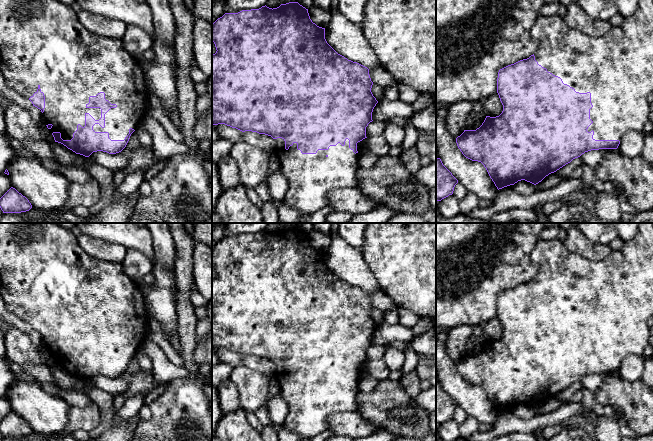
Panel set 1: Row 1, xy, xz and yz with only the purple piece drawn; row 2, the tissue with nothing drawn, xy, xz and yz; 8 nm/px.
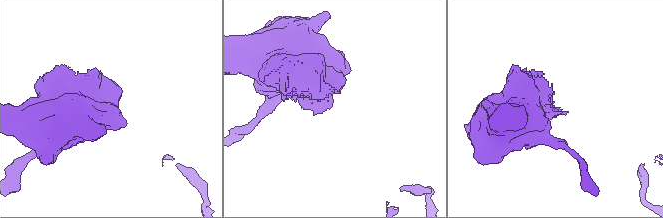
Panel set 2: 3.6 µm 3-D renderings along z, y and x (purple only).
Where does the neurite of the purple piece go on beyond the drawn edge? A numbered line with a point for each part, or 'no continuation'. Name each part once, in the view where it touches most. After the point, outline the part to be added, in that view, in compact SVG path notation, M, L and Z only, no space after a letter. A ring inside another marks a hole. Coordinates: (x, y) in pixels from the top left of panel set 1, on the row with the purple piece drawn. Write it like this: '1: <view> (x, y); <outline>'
1: xy (42, 42); M0 0L0 72L4 76L5 83L8 88L13 90L20 96L29 99L37 89L40 88L45 96L45 108L43 115L43 123L45 125L52 124L49 129L51 133L60 132L63 140L71 140L73 133L77 130L77 125L85 126L85 114L89 113L95 120L101 118L100 108L87 108L90 96L96 96L100 92L105 93L105 99L111 104L116 104L116 108L111 108L105 114L105 127L102 128L99 124L93 126L95 132L108 132L111 140L124 140L129 134L129 129L134 130L144 121L146 117L149 91L146 87L145 77L141 63L136 60L123 46L121 38L111 38L95 34L89 31L78 19L77 13L70 5L63 4L58 0Z

